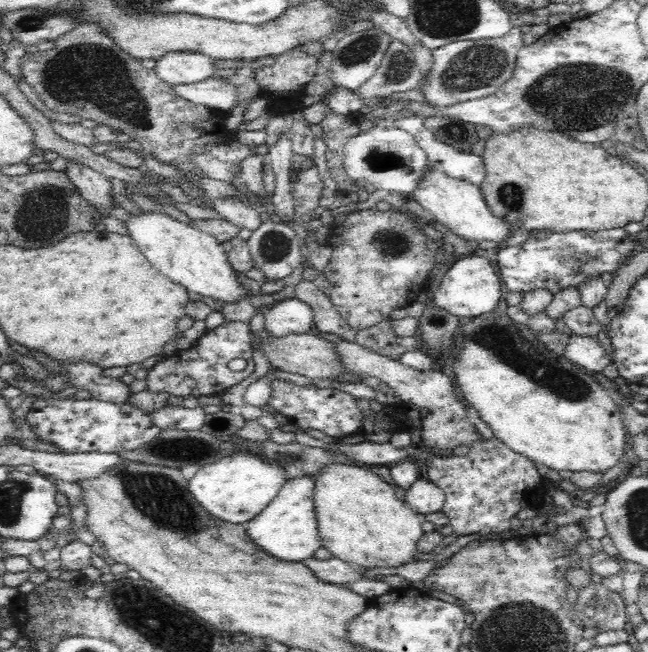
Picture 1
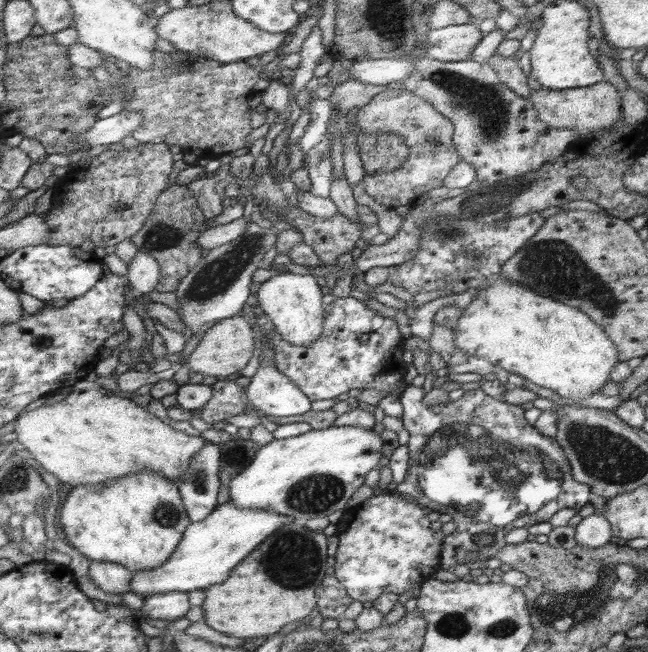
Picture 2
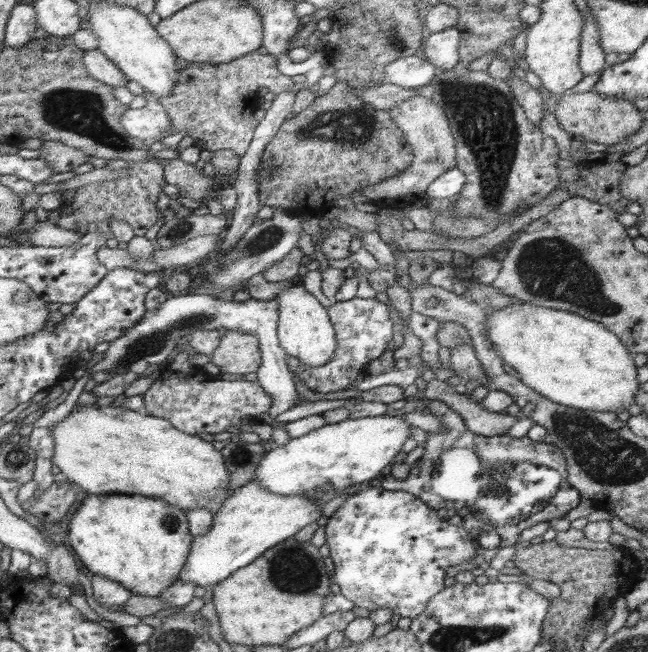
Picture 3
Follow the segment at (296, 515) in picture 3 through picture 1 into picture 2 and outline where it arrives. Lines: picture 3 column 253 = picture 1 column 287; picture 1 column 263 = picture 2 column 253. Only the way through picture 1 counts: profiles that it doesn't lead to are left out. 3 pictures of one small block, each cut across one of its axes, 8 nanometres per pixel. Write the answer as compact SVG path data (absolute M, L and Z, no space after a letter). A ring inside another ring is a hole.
M230 501L218 504L205 520L192 520L179 542L178 549L166 565L135 573L135 578L130 583L131 592L146 598L154 594L189 593L220 585L227 581L232 570L256 546L292 521L294 519L288 517L288 514L276 514L272 510L242 510L240 506L236 506L236 502Z

